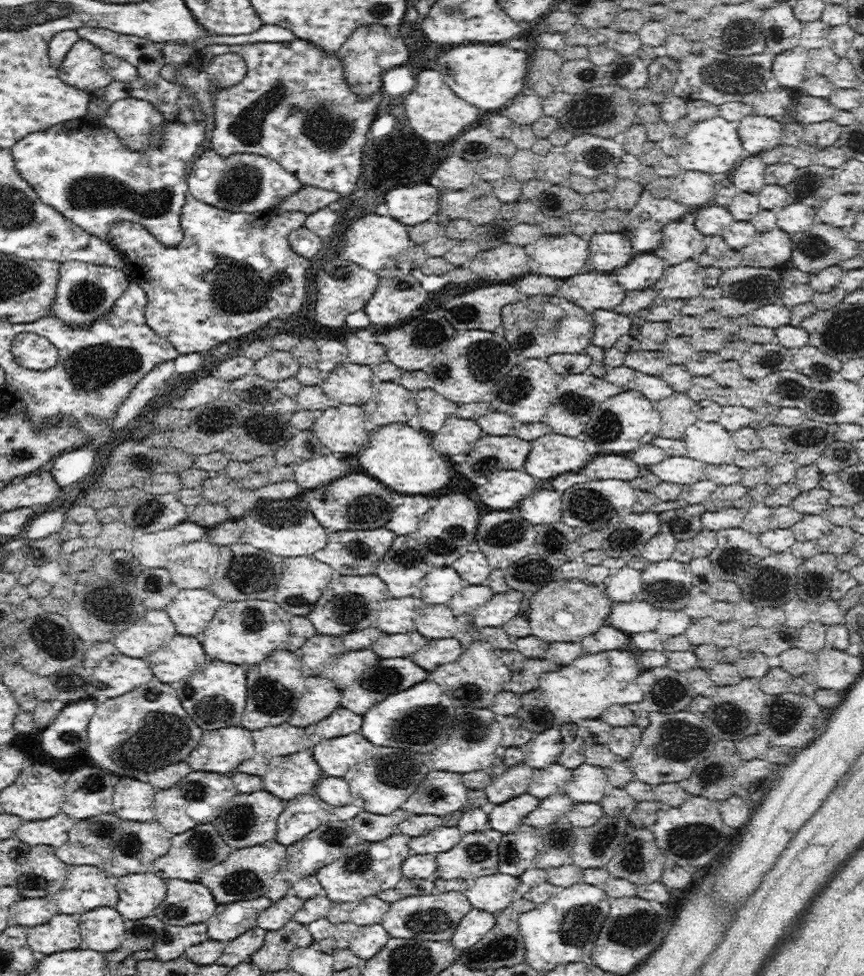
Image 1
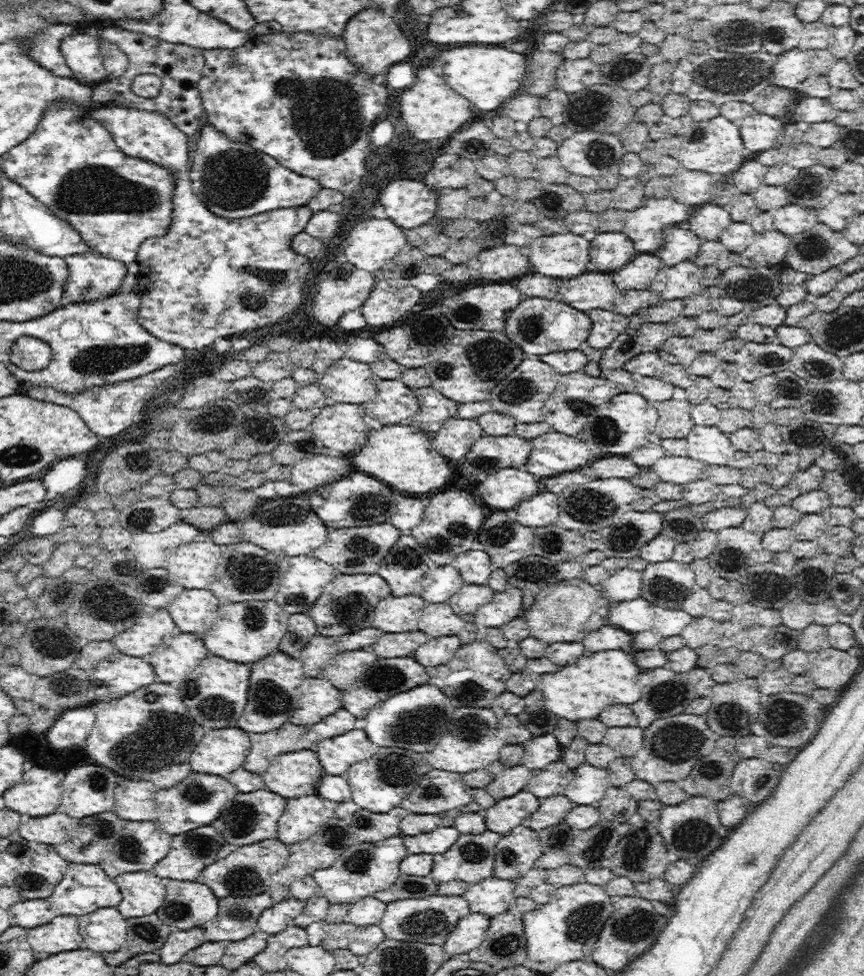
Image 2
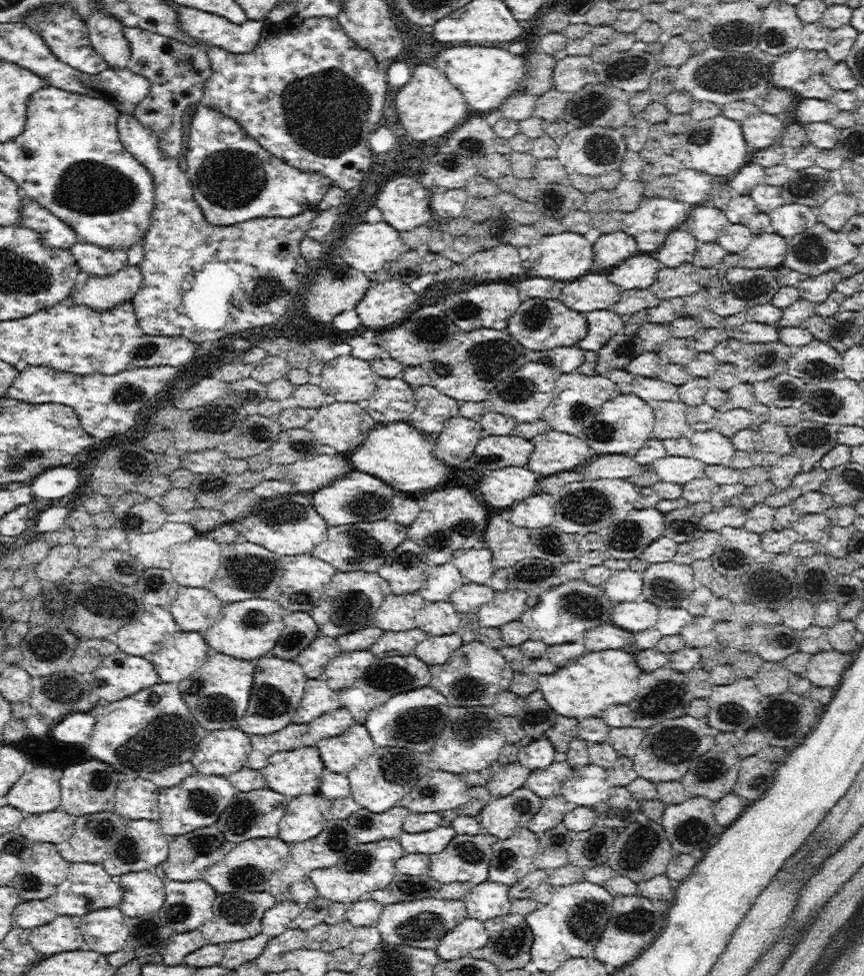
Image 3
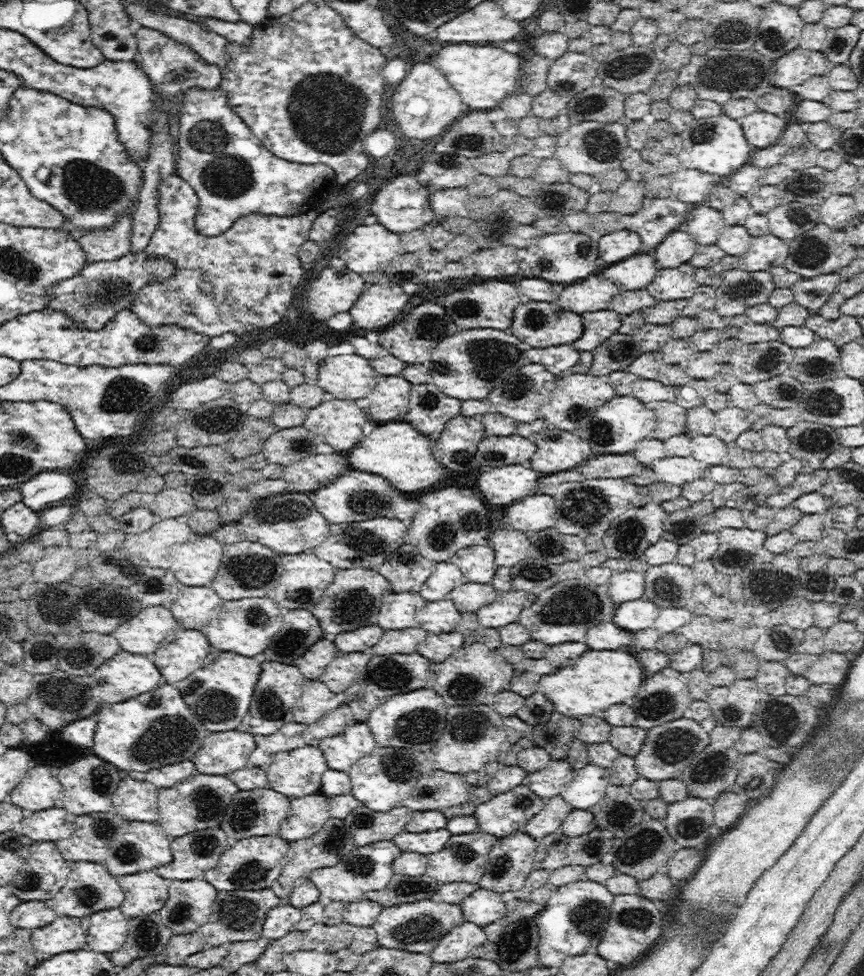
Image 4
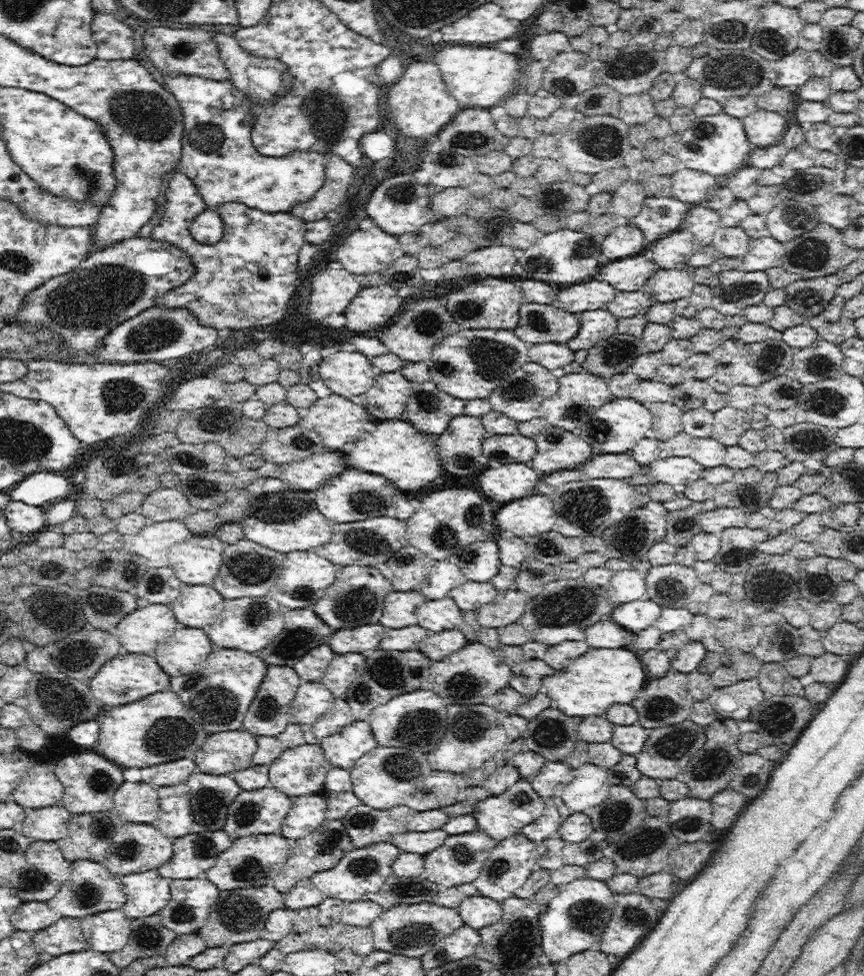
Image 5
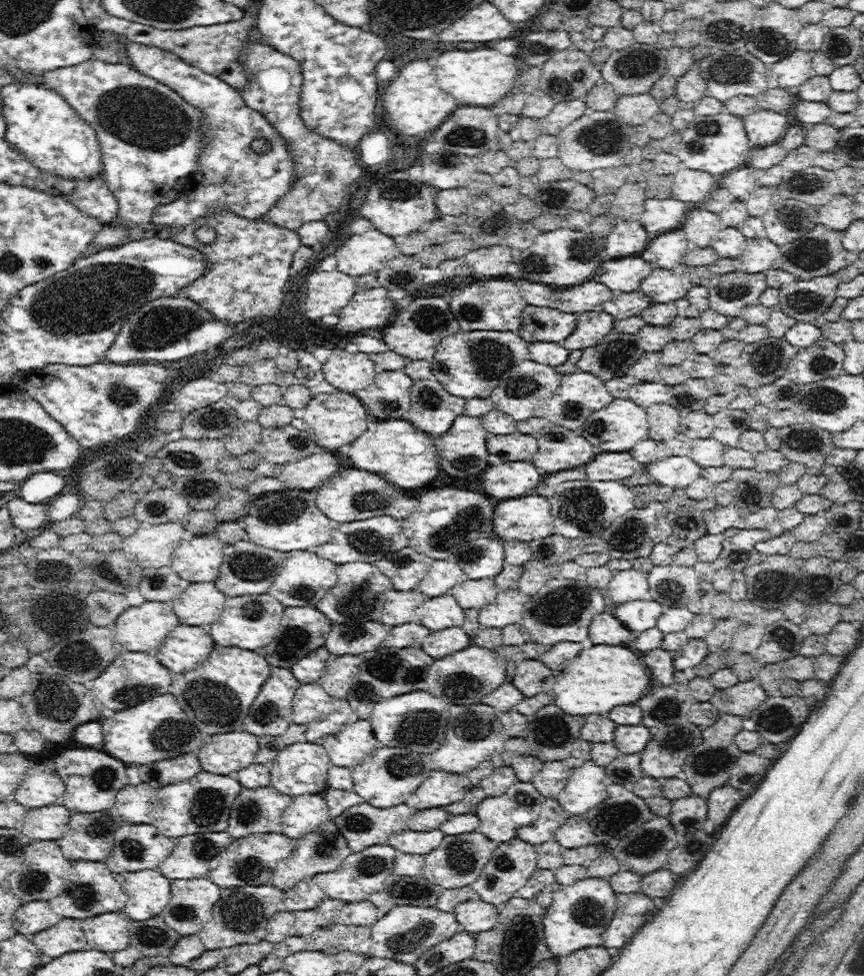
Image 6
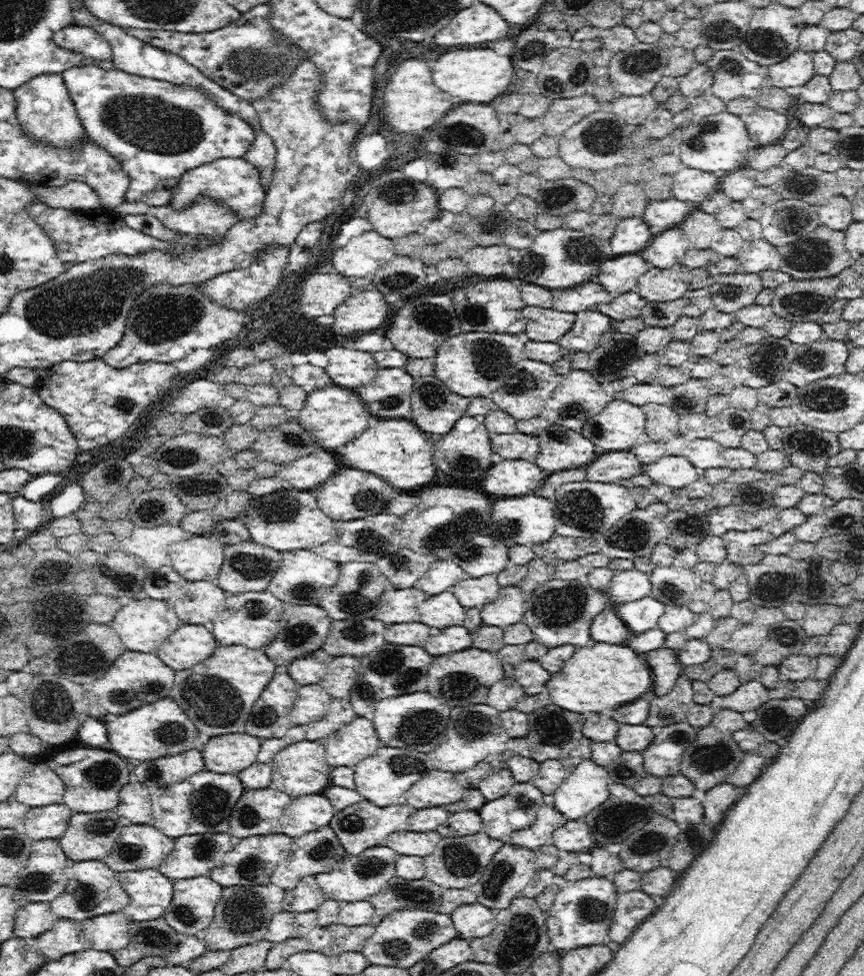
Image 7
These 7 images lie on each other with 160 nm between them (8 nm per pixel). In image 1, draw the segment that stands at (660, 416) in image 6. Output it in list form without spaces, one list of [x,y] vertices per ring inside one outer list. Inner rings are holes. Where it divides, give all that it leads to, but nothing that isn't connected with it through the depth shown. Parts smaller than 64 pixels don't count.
[[[674,391],[668,398],[658,402],[658,410],[661,416],[661,428],[658,435],[664,438],[682,439],[685,430],[698,419],[692,412],[695,402],[686,396]]]

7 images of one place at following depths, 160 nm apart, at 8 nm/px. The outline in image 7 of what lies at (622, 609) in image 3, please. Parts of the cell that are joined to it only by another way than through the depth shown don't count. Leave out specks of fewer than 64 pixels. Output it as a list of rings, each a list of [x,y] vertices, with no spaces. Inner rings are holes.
[[[646,596],[633,602],[626,602],[614,606],[618,617],[626,623],[631,633],[641,633],[659,626],[659,619],[664,615],[666,606]]]

